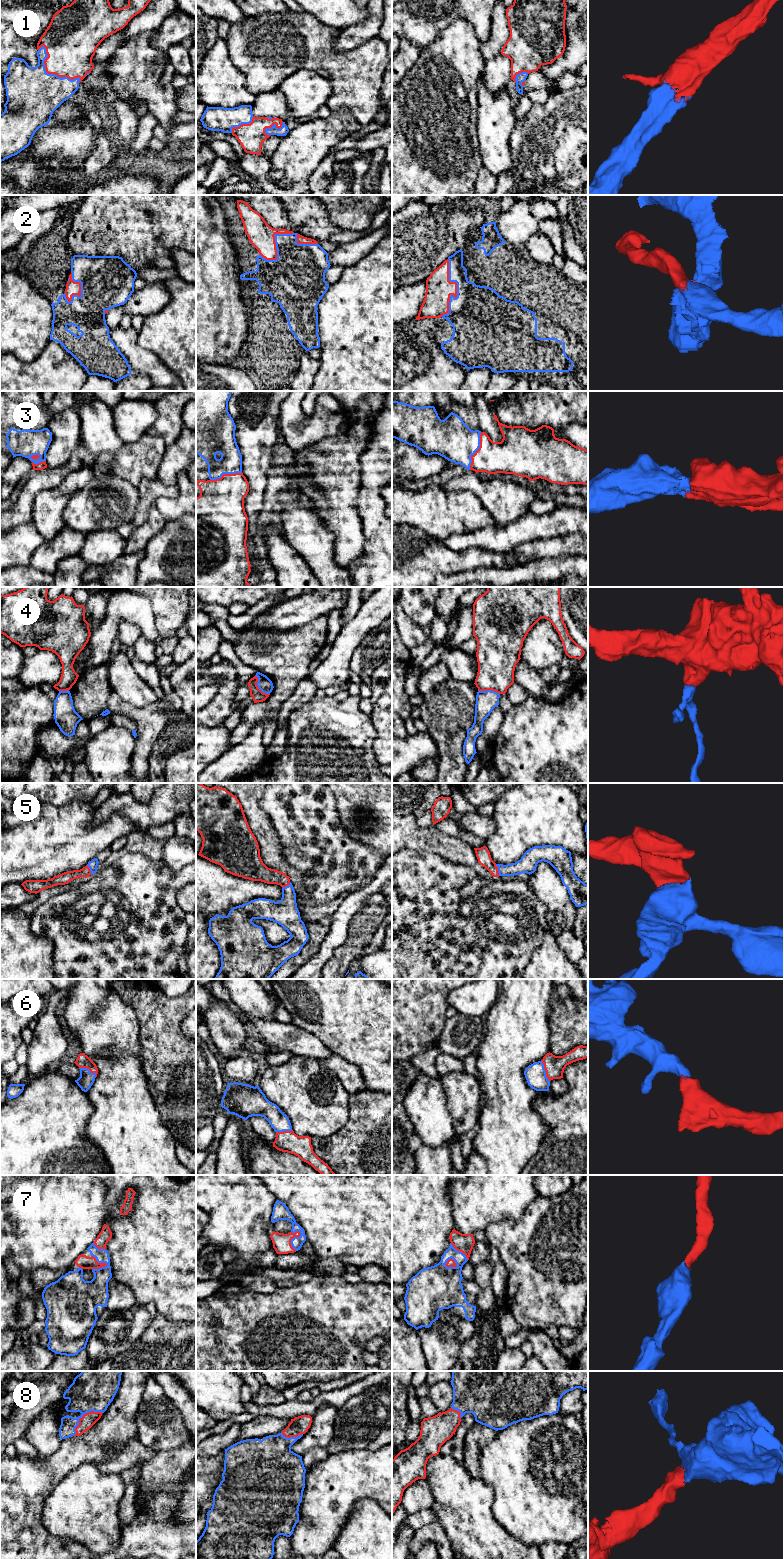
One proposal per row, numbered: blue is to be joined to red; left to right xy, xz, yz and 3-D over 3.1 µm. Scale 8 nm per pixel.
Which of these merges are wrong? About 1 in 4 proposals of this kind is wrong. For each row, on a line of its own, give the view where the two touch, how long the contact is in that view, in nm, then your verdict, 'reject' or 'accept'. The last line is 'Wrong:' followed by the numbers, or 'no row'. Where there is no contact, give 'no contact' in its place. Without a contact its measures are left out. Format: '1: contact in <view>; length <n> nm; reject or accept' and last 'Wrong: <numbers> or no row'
1: contact in xy; length 420 nm; accept
2: contact in yz; length 460 nm; accept
3: contact in yz; length 320 nm; accept
4: contact in xz; length 200 nm; reject
5: contact in yz; length 100 nm; accept
6: contact in xy; length 160 nm; accept
7: contact in xy; length 160 nm; accept
8: contact in xy; length 320 nm; accept
Wrong: 4

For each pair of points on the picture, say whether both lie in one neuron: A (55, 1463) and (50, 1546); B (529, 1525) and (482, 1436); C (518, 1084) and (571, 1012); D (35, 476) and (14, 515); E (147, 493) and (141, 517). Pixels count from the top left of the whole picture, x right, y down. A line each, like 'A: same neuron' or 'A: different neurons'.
A: same neuron
B: different neurons
C: different neurons
D: same neuron
E: same neuron

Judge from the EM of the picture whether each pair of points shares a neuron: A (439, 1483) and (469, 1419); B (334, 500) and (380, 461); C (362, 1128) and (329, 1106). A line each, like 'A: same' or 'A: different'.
A: different
B: different
C: different

